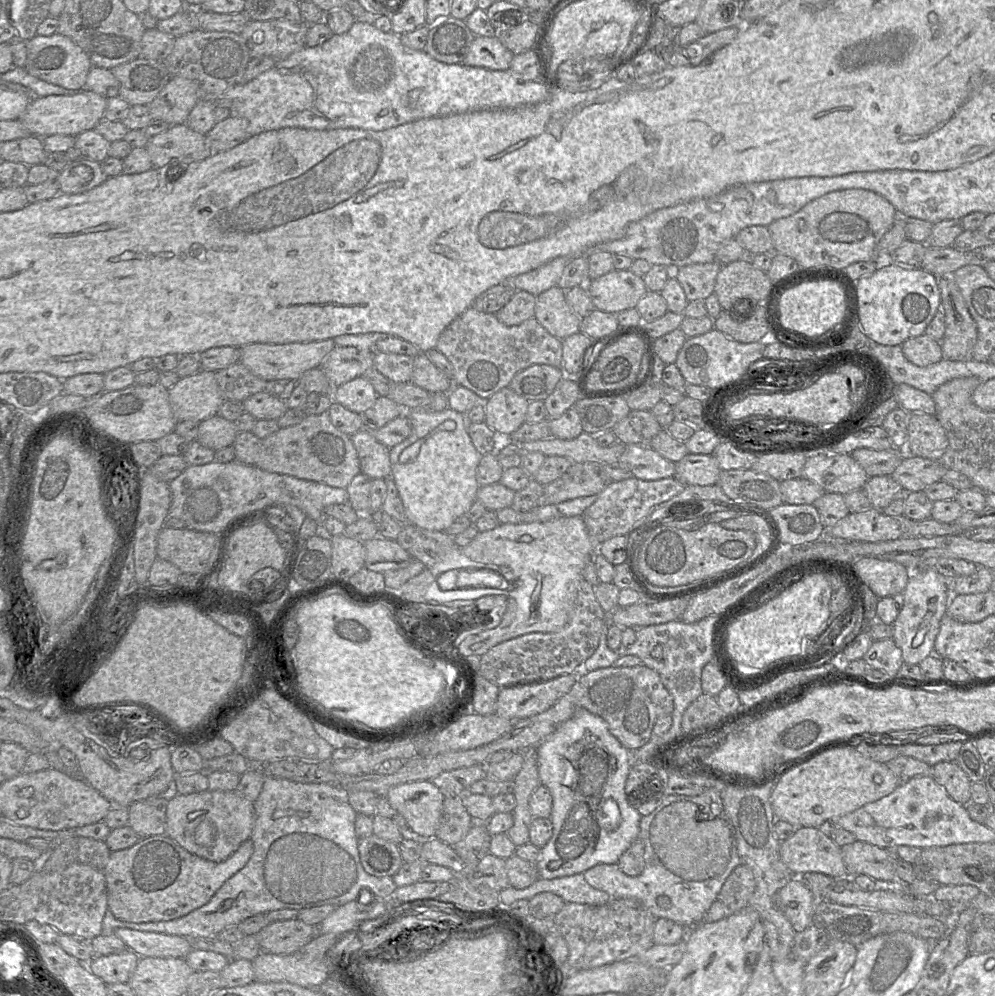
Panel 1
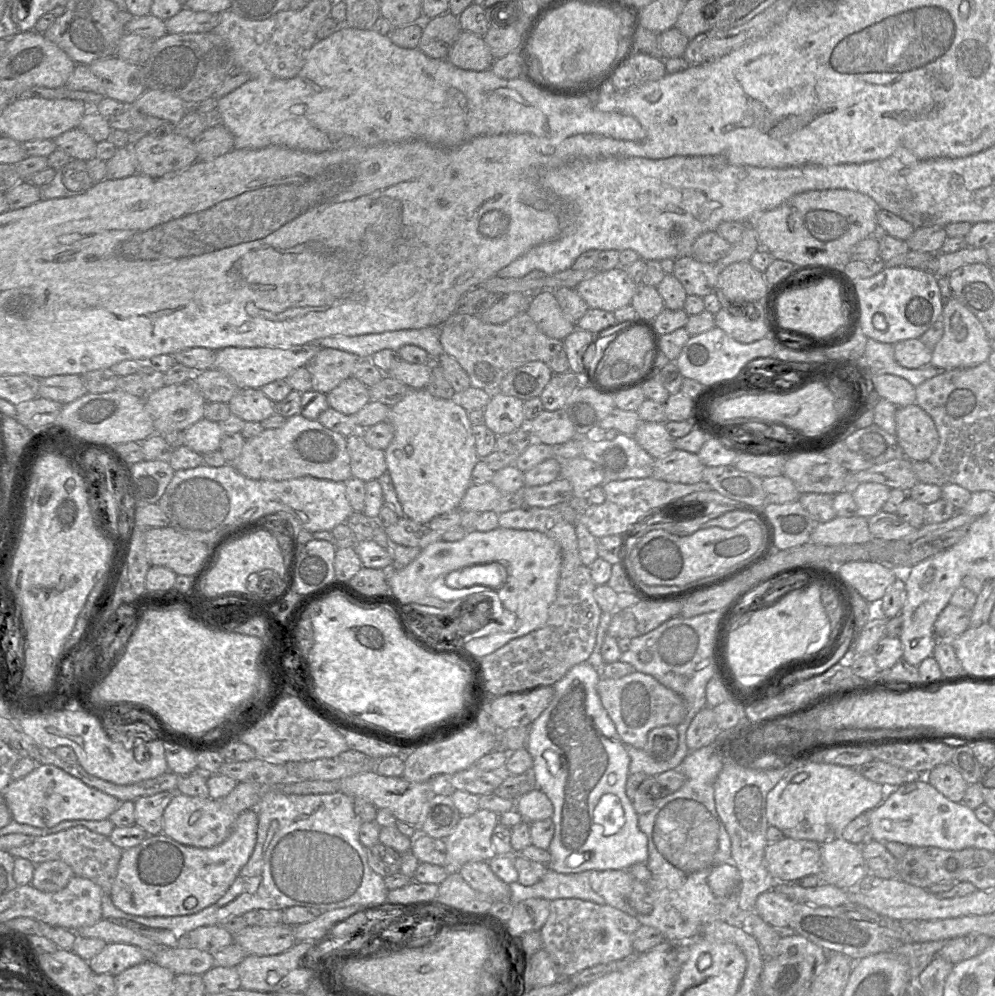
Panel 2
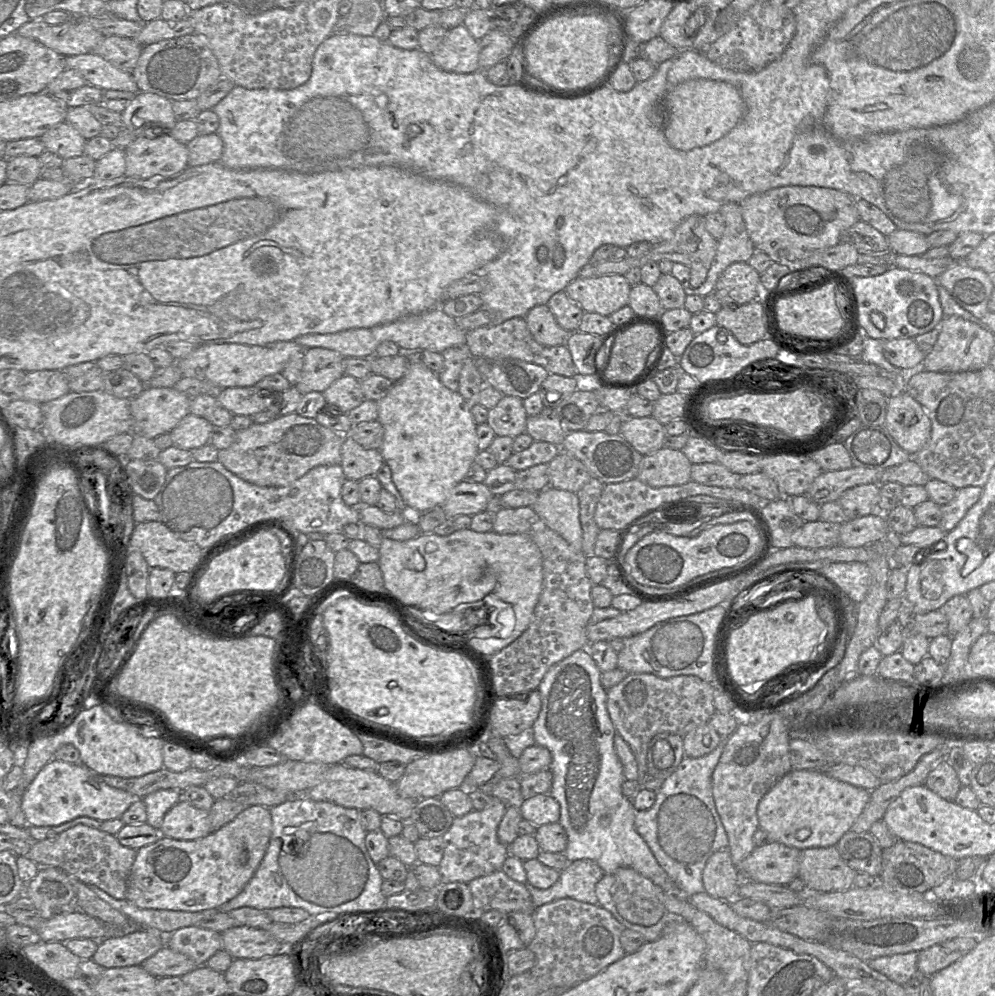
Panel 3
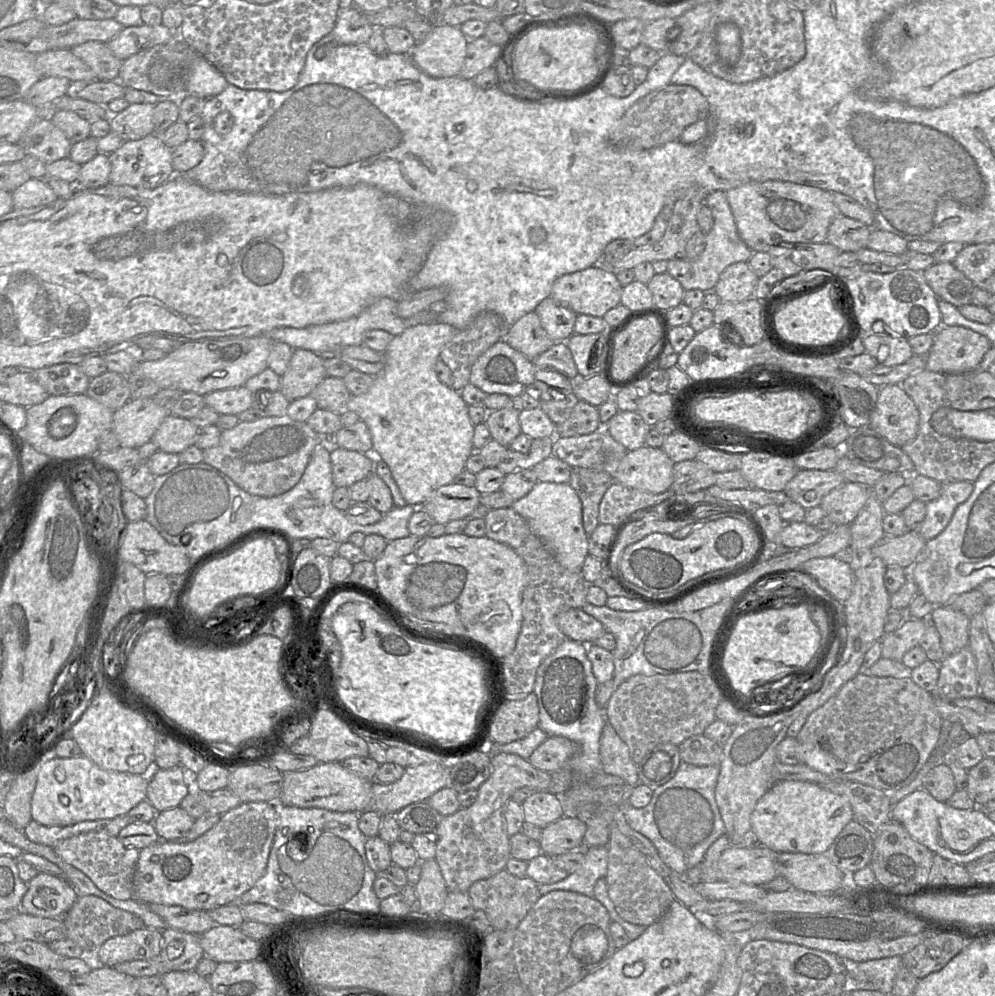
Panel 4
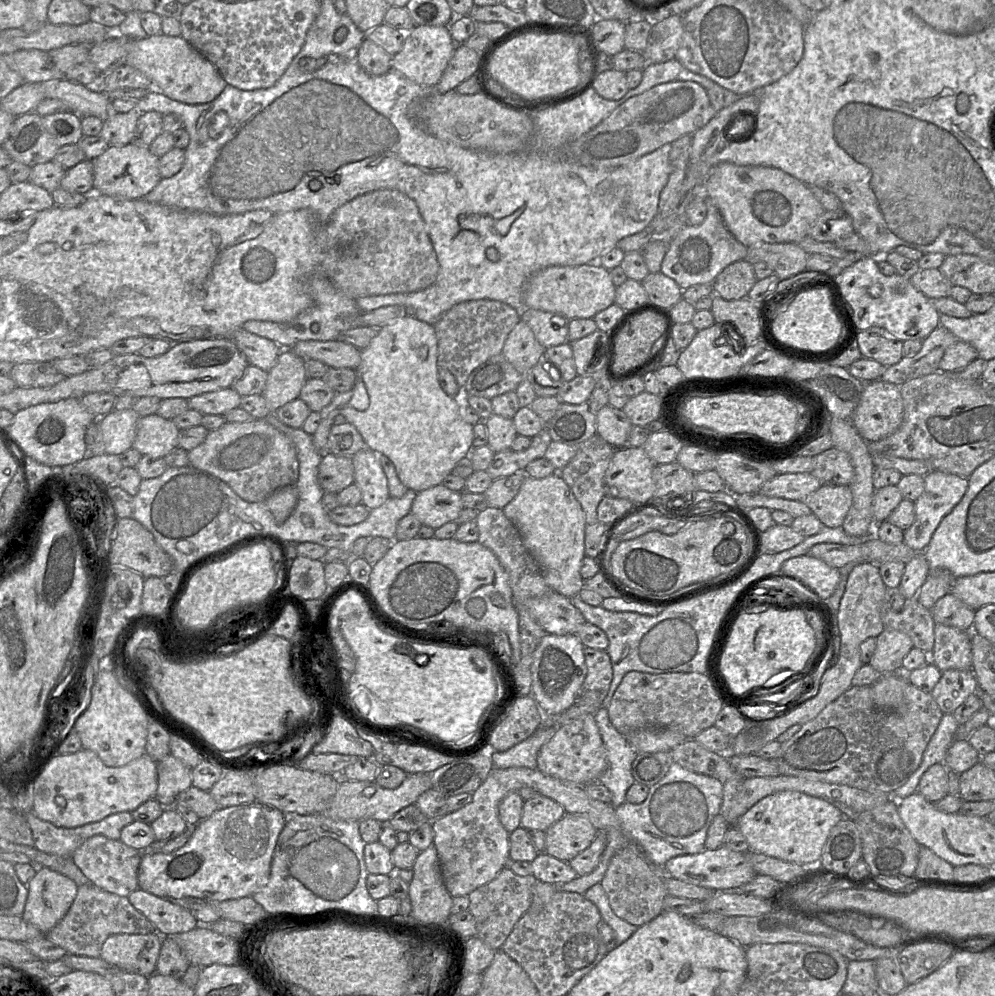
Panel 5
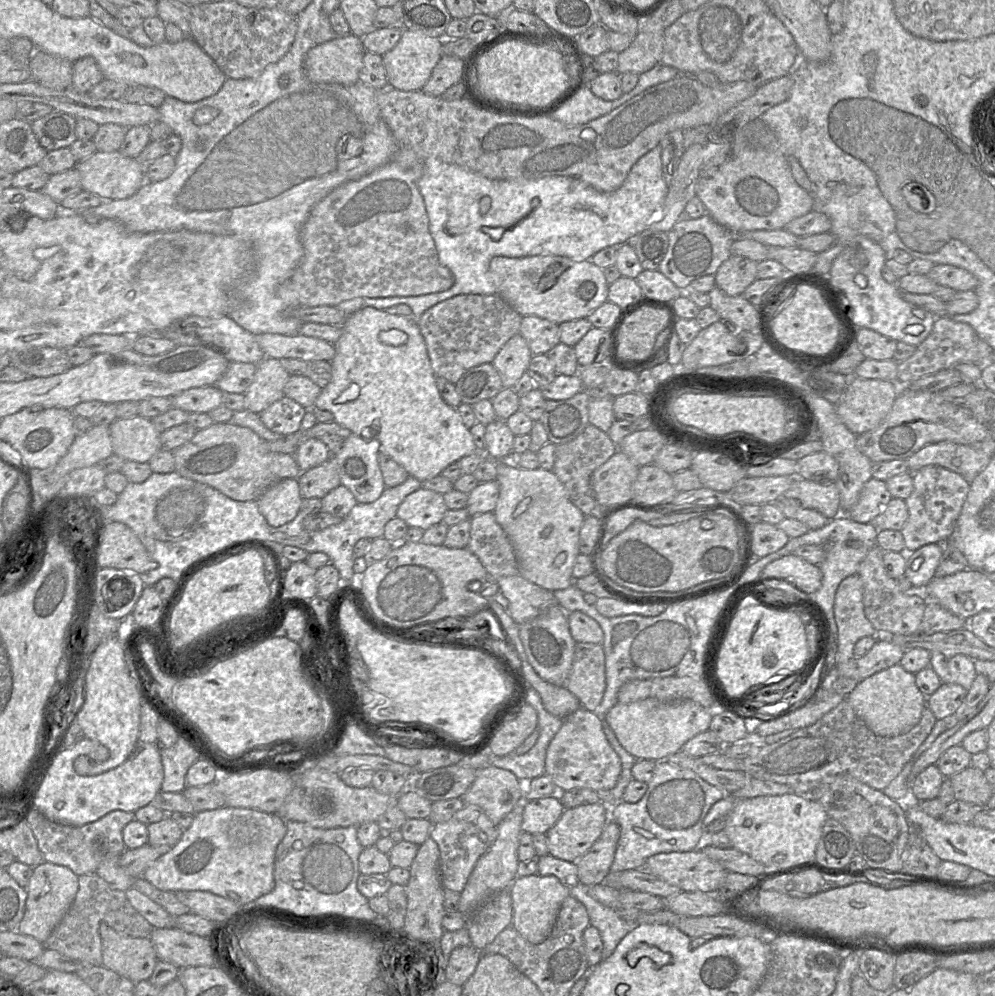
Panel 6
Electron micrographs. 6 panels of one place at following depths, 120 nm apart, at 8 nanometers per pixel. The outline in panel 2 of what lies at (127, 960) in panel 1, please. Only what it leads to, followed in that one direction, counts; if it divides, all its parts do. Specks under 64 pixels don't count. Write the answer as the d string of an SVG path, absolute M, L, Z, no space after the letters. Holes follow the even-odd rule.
M107 943L104 949L88 963L95 974L117 976L124 970L147 960L149 955L135 945Z

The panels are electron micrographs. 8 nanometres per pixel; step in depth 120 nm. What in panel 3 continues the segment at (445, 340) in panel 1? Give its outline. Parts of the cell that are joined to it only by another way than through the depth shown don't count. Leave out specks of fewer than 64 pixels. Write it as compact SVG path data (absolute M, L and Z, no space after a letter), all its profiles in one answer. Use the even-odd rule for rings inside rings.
M514 317L500 324L478 327L466 332L465 344L475 358L489 360L518 359L542 366L549 374L577 377L569 349L565 344L544 346L539 344L530 333L524 317Z

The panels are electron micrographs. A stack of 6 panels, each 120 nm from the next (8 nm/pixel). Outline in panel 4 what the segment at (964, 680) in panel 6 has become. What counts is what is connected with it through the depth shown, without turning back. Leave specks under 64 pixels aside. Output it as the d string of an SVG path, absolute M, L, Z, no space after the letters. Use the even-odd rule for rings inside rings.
M949 605L936 606L929 616L940 635L945 656L968 646L970 618Z

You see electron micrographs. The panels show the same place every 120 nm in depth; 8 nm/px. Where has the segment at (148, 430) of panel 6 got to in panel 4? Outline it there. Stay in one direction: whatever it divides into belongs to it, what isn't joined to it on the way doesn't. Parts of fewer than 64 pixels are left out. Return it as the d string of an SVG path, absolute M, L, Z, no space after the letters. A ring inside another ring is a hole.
M168 415L150 441L156 443L160 451L179 454L195 444L198 428L189 419Z

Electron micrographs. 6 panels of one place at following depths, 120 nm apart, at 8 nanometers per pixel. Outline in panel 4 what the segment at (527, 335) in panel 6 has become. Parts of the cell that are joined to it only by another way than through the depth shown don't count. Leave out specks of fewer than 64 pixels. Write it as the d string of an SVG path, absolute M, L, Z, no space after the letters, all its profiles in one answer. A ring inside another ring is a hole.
M552 297L545 298L534 311L542 327L555 342L565 342L574 333L577 314Z

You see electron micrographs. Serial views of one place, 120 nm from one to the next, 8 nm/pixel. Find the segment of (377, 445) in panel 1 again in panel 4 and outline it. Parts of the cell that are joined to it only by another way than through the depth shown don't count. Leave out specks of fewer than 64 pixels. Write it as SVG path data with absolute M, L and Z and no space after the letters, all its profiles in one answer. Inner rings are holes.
M338 447L330 453L330 460L335 487L350 487L373 472L375 456Z

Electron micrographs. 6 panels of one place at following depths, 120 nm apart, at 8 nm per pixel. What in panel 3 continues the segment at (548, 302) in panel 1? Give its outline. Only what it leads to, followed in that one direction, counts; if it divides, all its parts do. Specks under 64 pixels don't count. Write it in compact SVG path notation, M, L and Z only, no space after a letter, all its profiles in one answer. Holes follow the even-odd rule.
M547 305L533 307L524 319L535 341L544 346L563 345L571 333L559 326Z

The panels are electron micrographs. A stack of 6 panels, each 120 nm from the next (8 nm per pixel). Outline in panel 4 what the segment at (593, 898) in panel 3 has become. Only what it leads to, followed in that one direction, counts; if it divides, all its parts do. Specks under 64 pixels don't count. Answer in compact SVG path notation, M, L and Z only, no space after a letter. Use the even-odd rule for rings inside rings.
M607 846L584 849L583 864L566 878L552 884L538 884L541 895L554 890L572 891L594 897L594 886L599 878L605 877L608 869Z

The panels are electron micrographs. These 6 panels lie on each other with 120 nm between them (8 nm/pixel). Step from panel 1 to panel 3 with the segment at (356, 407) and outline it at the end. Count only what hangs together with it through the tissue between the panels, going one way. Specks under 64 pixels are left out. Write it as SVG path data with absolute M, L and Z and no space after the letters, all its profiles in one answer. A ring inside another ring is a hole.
M342 375L322 392L327 405L335 406L341 413L347 414L364 401L360 380Z

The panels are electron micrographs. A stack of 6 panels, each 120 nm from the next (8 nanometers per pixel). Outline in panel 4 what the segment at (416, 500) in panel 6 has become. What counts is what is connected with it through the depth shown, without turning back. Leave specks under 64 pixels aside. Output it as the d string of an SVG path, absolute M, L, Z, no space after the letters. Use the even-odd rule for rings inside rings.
M450 483L439 488L421 507L438 524L447 524L450 521L467 518L480 505L481 494L475 487L467 487Z

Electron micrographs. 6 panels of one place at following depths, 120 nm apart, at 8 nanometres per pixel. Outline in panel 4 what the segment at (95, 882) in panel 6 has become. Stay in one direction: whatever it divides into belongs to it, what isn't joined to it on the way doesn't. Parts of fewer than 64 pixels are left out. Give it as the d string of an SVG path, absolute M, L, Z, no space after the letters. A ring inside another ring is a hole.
M94 895L78 896L72 907L62 917L66 927L67 939L74 941L89 955L94 955L109 938L125 935L145 927L138 916L116 908Z

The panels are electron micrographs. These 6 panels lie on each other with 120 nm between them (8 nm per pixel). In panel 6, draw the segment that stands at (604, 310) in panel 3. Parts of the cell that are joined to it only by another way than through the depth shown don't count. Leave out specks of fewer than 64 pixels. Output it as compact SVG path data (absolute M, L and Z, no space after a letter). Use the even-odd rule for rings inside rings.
M495 256L489 270L497 293L516 312L523 316L537 316L557 324L587 318L608 301L609 284L603 269L589 260L574 261L563 256L529 256L509 258Z

